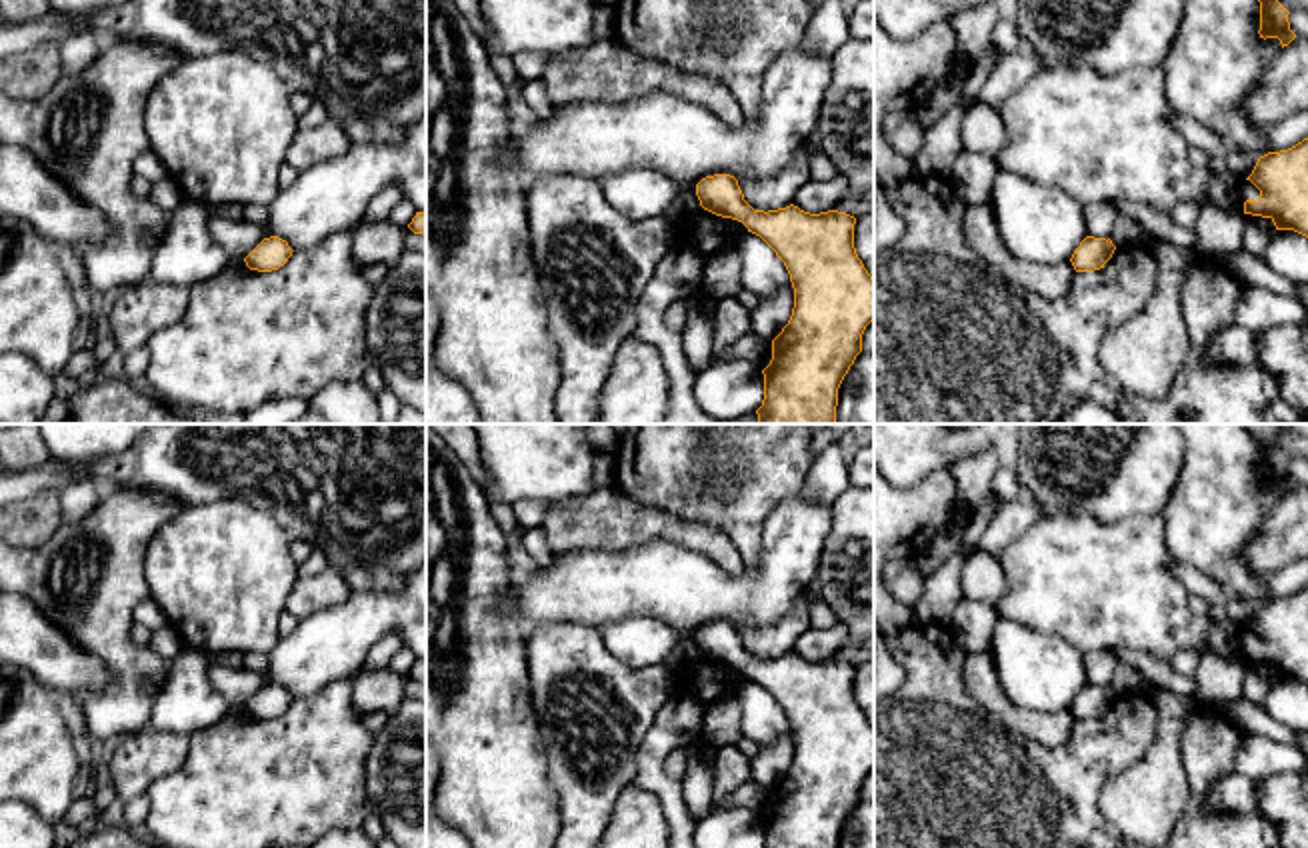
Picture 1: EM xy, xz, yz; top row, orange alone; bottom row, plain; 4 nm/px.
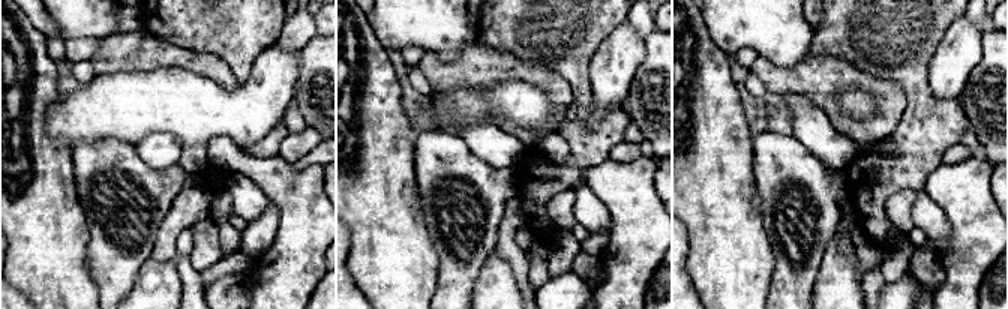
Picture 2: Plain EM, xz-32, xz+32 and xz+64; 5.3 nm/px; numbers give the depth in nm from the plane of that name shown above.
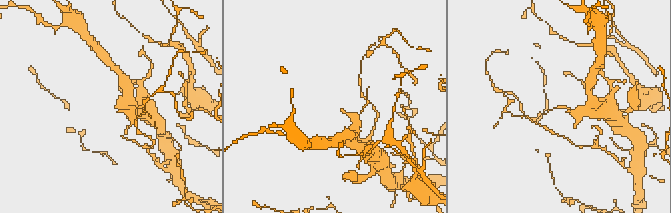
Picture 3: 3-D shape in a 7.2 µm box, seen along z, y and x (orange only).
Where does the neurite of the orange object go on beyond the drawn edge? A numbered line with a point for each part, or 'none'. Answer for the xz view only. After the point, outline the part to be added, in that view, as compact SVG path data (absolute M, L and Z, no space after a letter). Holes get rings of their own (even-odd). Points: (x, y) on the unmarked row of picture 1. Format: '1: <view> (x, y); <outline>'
none

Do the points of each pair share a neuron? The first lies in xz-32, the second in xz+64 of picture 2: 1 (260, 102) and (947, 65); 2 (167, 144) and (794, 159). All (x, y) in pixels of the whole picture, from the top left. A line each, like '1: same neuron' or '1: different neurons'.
1: same neuron
2: different neurons

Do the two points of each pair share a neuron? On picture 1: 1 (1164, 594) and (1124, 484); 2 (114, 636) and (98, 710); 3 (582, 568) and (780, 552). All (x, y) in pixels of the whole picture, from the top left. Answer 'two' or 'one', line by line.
1: two
2: one
3: one

